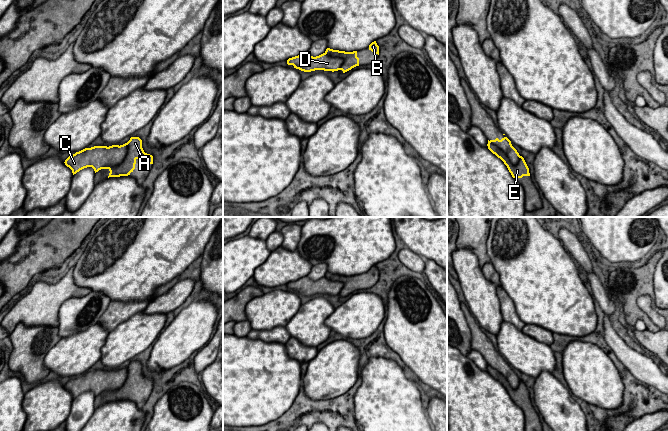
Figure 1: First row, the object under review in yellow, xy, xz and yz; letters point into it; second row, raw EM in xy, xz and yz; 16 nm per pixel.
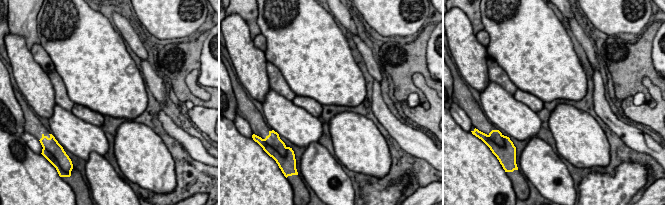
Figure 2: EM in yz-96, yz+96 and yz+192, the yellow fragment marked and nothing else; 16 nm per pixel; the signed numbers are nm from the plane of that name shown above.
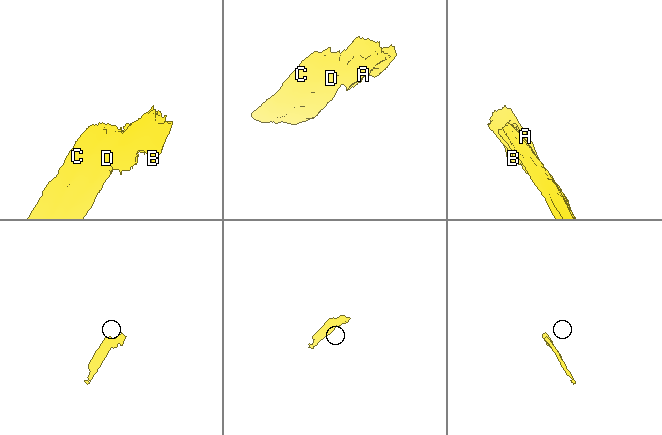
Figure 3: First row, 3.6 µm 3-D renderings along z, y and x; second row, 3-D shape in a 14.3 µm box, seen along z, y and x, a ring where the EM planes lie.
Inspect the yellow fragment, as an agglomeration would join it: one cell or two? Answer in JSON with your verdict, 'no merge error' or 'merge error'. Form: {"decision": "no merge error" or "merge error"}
{"decision": "merge error"}

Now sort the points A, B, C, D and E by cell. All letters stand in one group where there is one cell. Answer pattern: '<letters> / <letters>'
A B E / C D

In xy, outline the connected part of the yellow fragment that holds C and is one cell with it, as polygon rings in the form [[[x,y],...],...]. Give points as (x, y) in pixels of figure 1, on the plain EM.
[[[127,367],[112,370],[94,370],[85,372],[65,384],[65,389],[72,394],[73,399],[80,394],[92,391],[96,396],[104,391],[115,391],[120,388],[127,378]]]

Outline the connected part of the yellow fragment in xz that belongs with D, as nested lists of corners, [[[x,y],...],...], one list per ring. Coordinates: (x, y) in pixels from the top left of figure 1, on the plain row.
[[[304,276],[287,284],[288,289],[293,289],[294,292],[304,296],[315,294],[334,296],[338,295],[343,287],[344,283],[339,281],[331,281],[326,277],[313,281],[308,276]]]

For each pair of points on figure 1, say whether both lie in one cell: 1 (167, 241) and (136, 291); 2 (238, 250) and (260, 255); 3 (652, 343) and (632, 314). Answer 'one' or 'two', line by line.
1: one
2: one
3: two

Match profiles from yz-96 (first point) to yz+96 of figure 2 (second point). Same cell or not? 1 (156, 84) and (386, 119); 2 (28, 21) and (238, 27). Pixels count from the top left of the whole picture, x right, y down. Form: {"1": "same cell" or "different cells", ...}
{"1": "different cells", "2": "different cells"}

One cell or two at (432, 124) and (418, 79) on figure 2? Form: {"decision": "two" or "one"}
{"decision": "one"}

